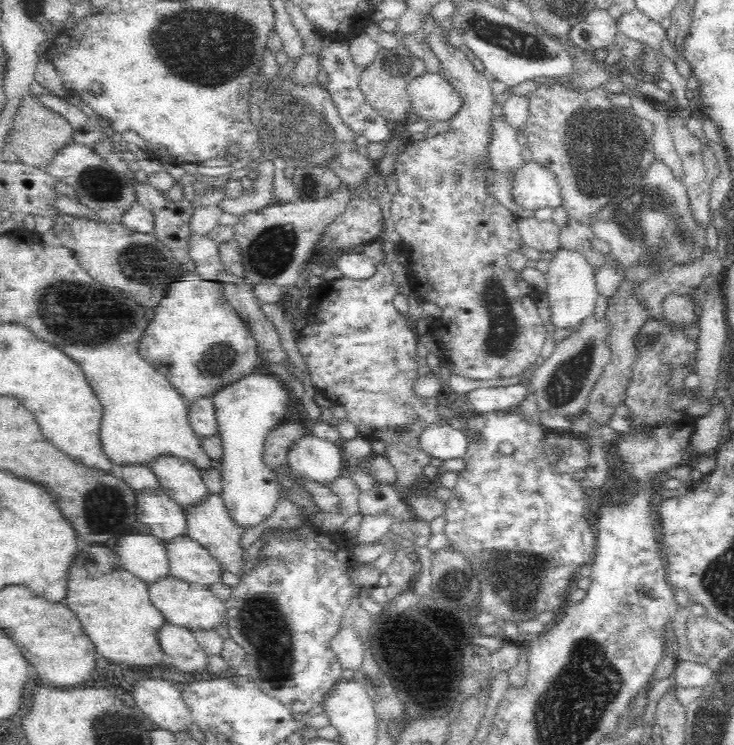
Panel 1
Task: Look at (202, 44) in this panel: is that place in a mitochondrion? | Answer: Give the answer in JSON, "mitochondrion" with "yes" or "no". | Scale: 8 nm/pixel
{"mitochondrion":"yes"}

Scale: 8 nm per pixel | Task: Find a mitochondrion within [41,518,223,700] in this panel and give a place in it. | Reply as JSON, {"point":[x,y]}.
{"point":[89,559]}

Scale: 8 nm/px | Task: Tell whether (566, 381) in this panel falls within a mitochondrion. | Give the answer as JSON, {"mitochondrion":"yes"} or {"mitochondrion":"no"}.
{"mitochondrion":"yes"}

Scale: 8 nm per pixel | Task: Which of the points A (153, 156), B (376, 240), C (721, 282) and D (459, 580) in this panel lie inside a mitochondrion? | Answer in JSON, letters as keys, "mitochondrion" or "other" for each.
{"A":"other","B":"other","C":"other","D":"mitochondrion"}

